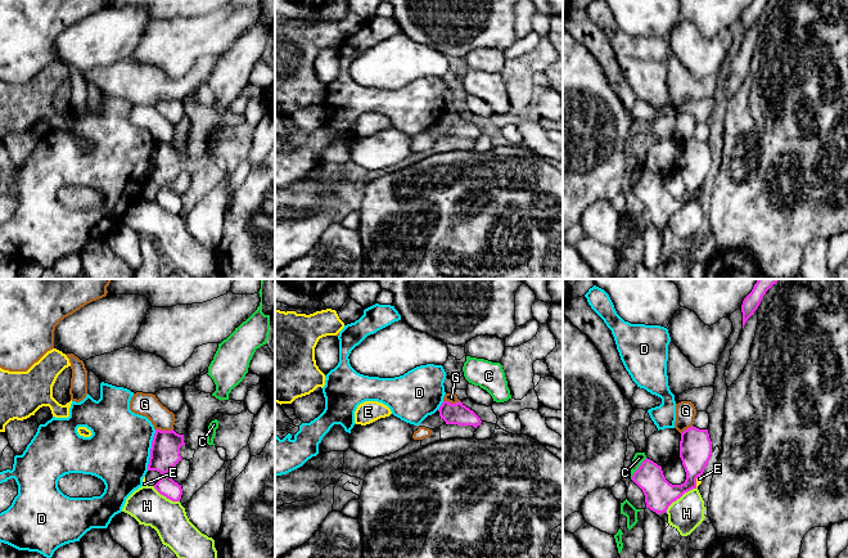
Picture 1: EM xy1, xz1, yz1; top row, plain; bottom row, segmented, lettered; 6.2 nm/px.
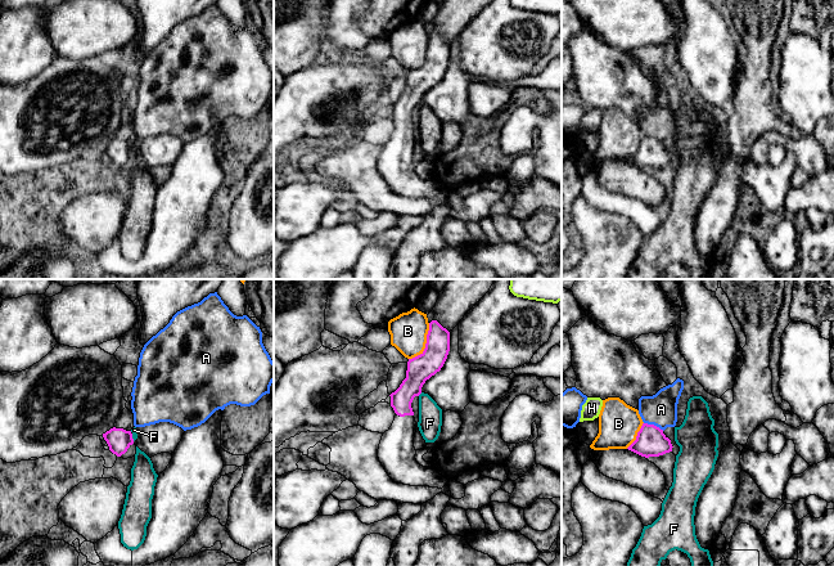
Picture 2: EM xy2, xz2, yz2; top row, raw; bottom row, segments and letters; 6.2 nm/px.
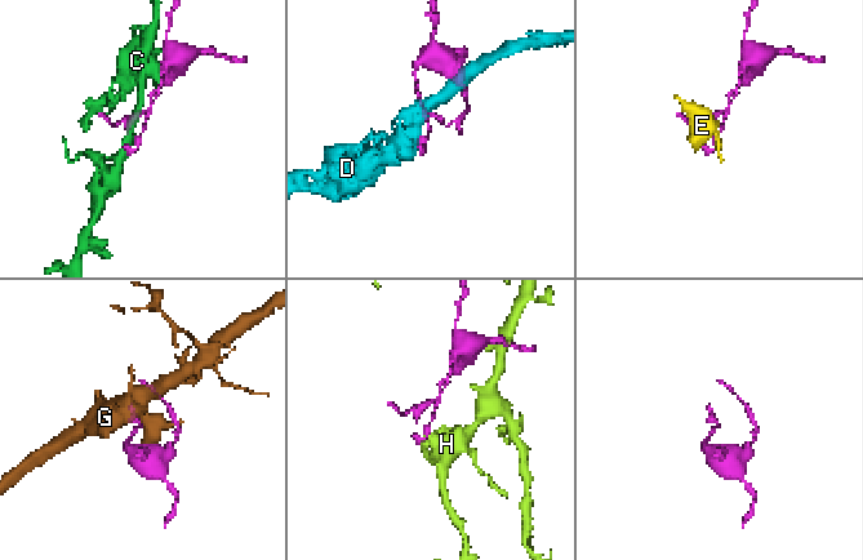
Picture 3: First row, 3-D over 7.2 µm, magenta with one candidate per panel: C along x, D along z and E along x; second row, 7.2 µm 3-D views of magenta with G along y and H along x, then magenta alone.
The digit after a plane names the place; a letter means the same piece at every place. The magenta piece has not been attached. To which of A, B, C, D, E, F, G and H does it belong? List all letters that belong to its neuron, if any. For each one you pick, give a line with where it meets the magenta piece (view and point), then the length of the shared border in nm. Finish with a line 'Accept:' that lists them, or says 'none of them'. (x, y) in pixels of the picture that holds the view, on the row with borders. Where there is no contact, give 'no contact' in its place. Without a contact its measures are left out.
Accept: none of them

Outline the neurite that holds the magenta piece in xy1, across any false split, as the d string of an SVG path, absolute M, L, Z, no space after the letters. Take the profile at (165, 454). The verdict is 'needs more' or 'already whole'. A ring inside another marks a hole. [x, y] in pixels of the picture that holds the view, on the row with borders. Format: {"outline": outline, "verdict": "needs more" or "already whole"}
{"outline": "M155 429L148 471L157 471L162 476L154 485L154 489L172 501L180 501L182 495L181 485L175 482L167 472L172 469L182 458L180 447L185 445L184 435L171 431Z", "verdict": "already whole"}

